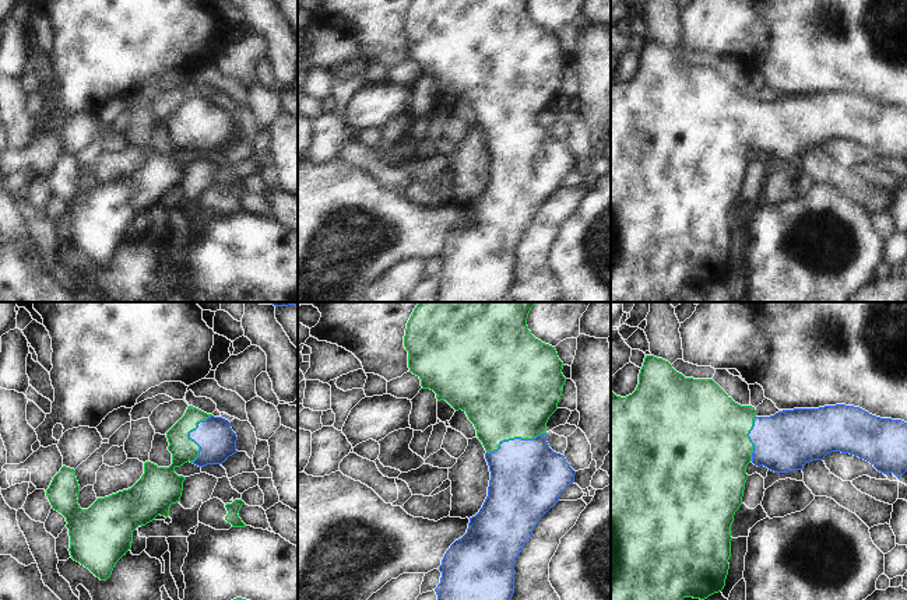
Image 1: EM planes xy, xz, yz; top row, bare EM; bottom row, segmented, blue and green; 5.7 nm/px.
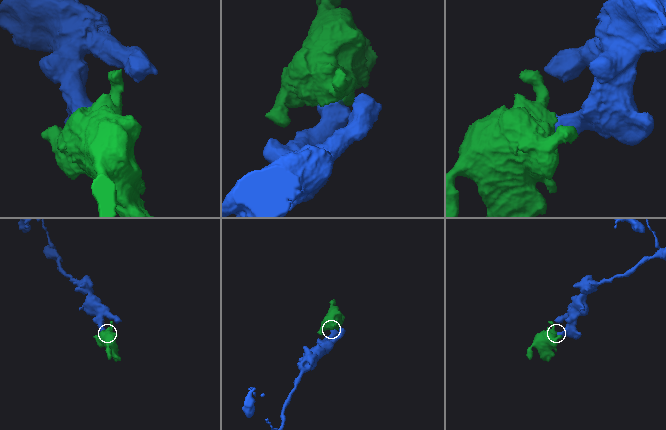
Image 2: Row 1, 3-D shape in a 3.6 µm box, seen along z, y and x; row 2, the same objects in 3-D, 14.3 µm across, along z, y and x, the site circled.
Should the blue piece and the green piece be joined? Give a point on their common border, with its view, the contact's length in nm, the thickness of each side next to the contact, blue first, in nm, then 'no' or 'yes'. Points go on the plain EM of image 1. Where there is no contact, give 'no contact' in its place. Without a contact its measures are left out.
xz (514, 125) | 360 nm | 420/500 nm | yes

